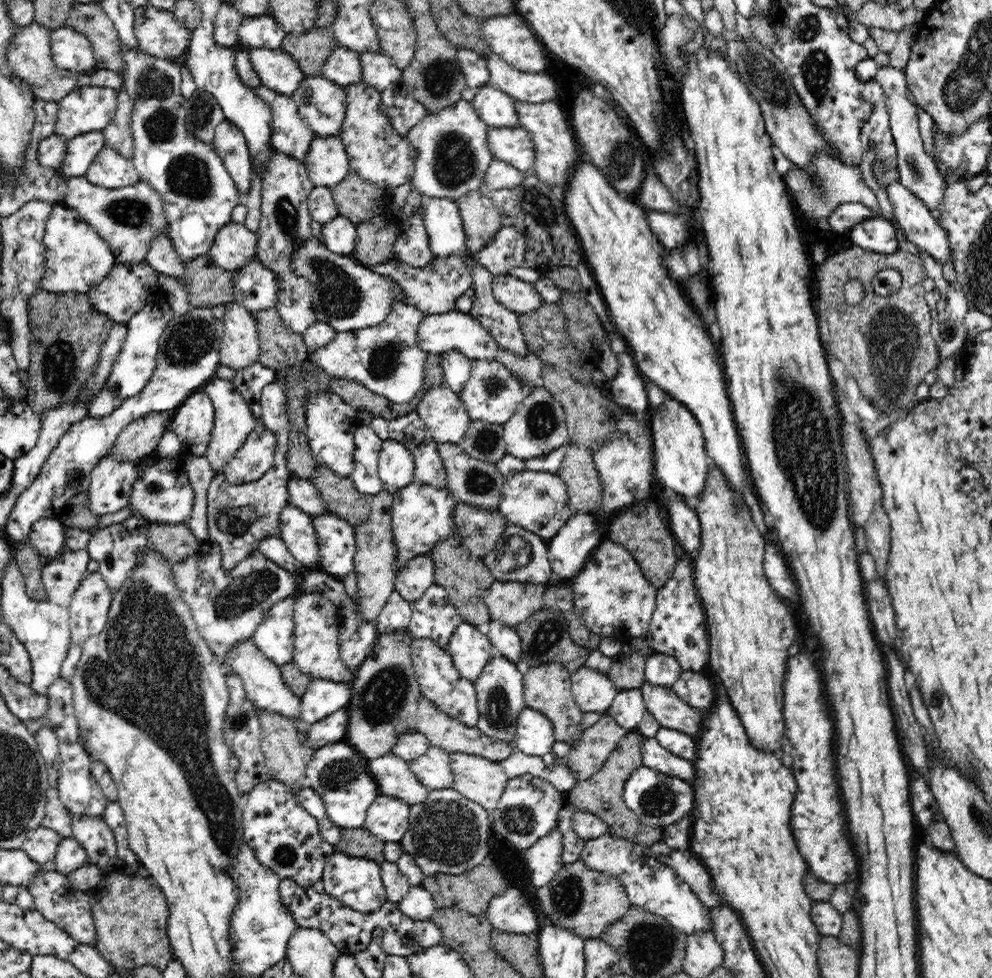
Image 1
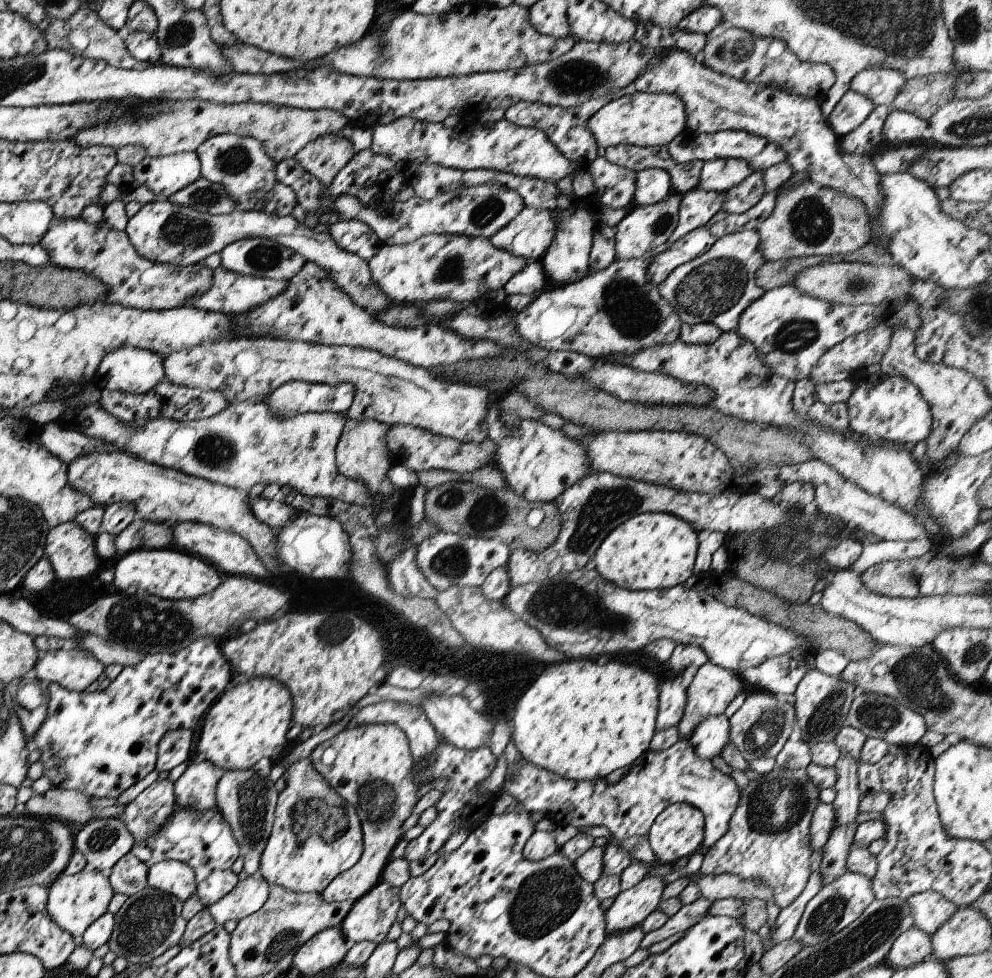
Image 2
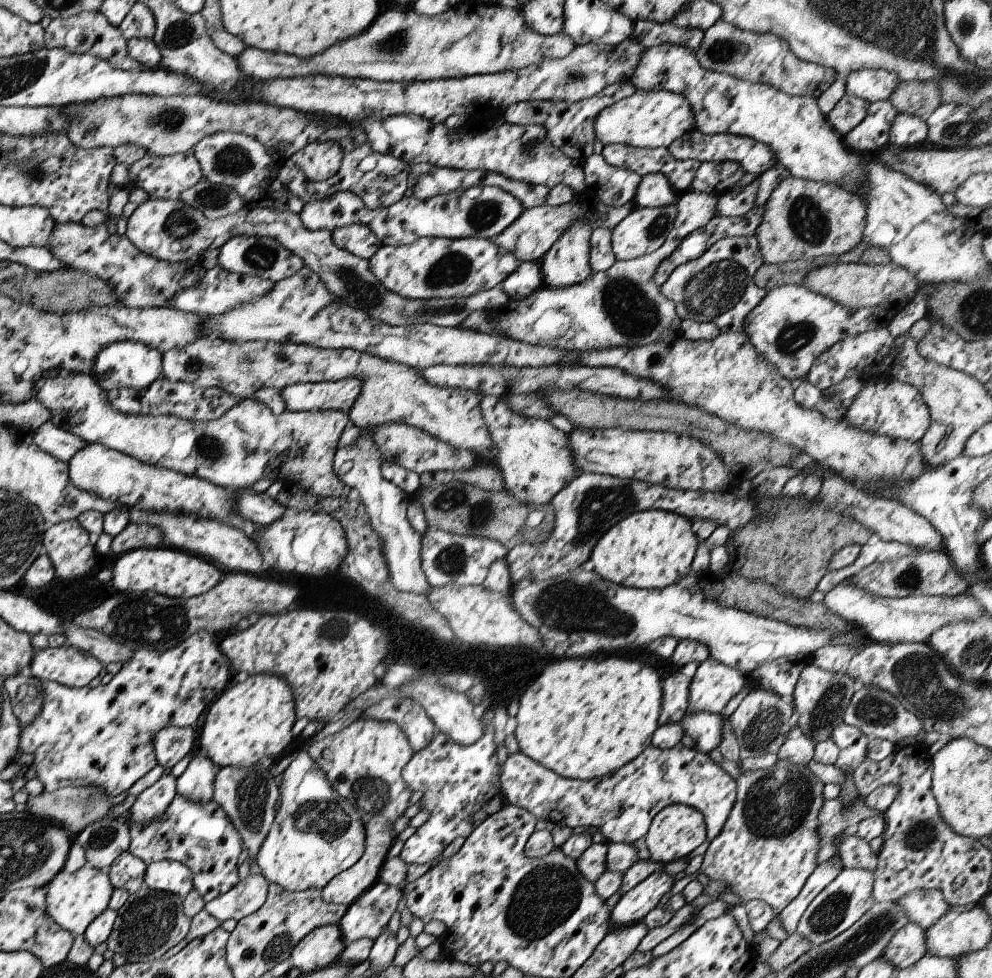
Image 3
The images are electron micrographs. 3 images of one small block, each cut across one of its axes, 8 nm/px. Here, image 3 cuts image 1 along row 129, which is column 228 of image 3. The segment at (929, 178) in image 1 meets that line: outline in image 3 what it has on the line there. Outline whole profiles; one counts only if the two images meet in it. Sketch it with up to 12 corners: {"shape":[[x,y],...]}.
{"shape":[[250,874],[205,903],[218,922],[239,921],[266,902],[269,884]]}

